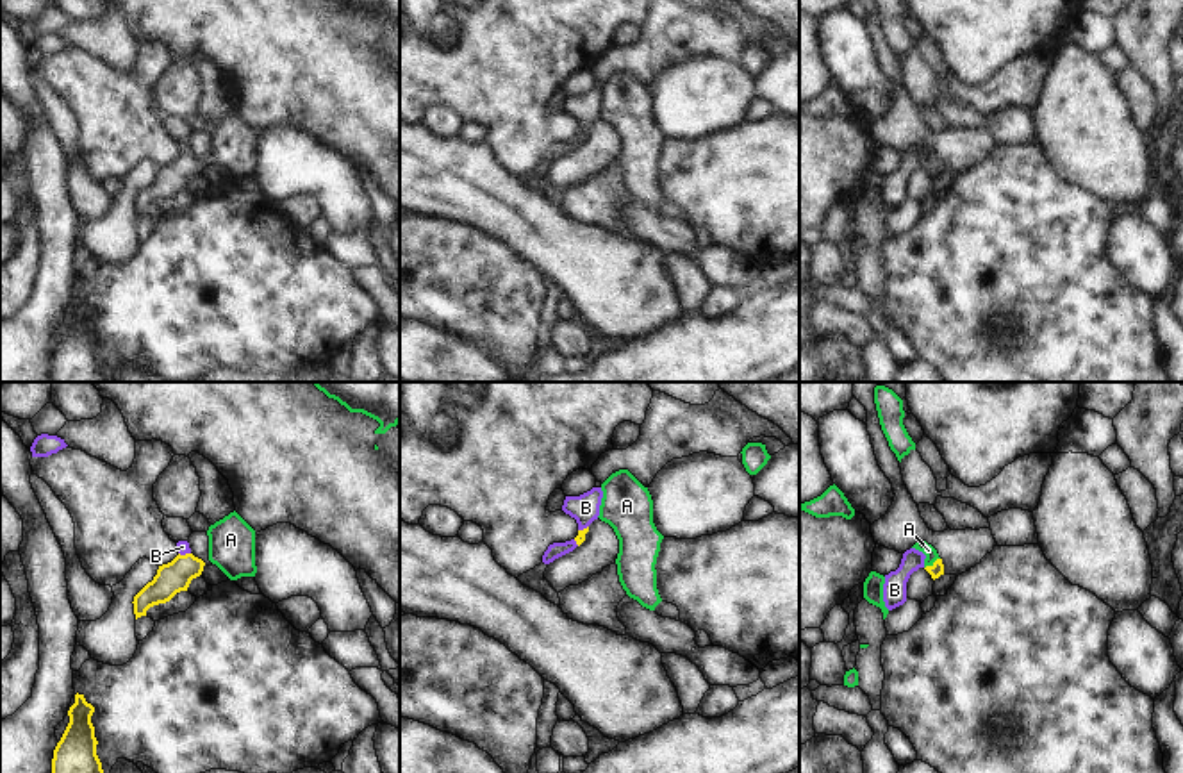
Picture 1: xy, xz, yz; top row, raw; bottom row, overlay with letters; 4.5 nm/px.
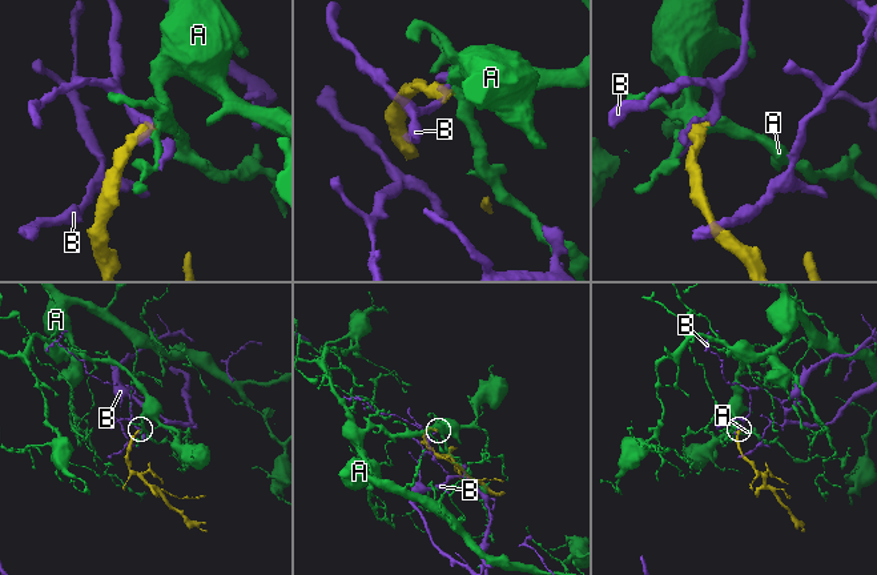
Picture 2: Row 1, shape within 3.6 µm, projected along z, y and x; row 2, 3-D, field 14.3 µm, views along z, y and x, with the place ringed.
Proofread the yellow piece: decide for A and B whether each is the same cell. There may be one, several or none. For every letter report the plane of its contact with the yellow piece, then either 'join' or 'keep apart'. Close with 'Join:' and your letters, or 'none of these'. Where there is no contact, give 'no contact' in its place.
A: yz | join
B: xy | keep apart
Join: A

